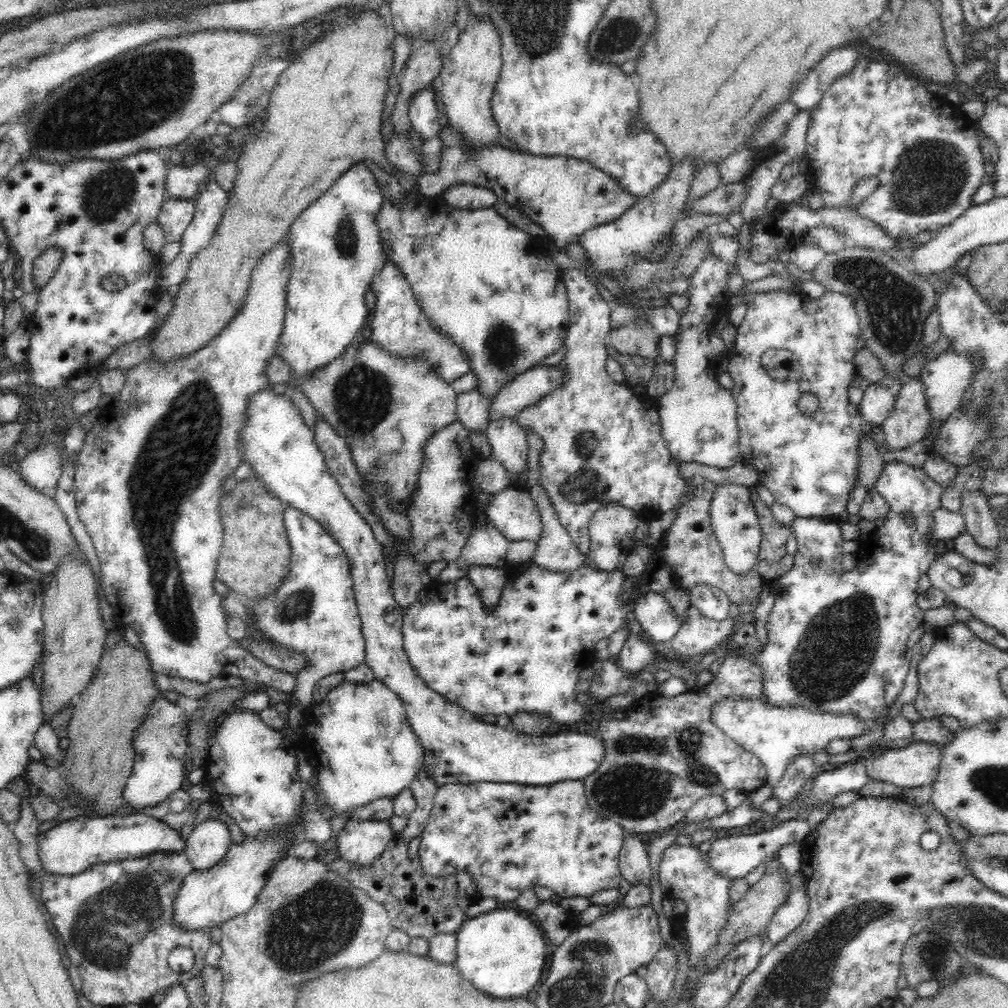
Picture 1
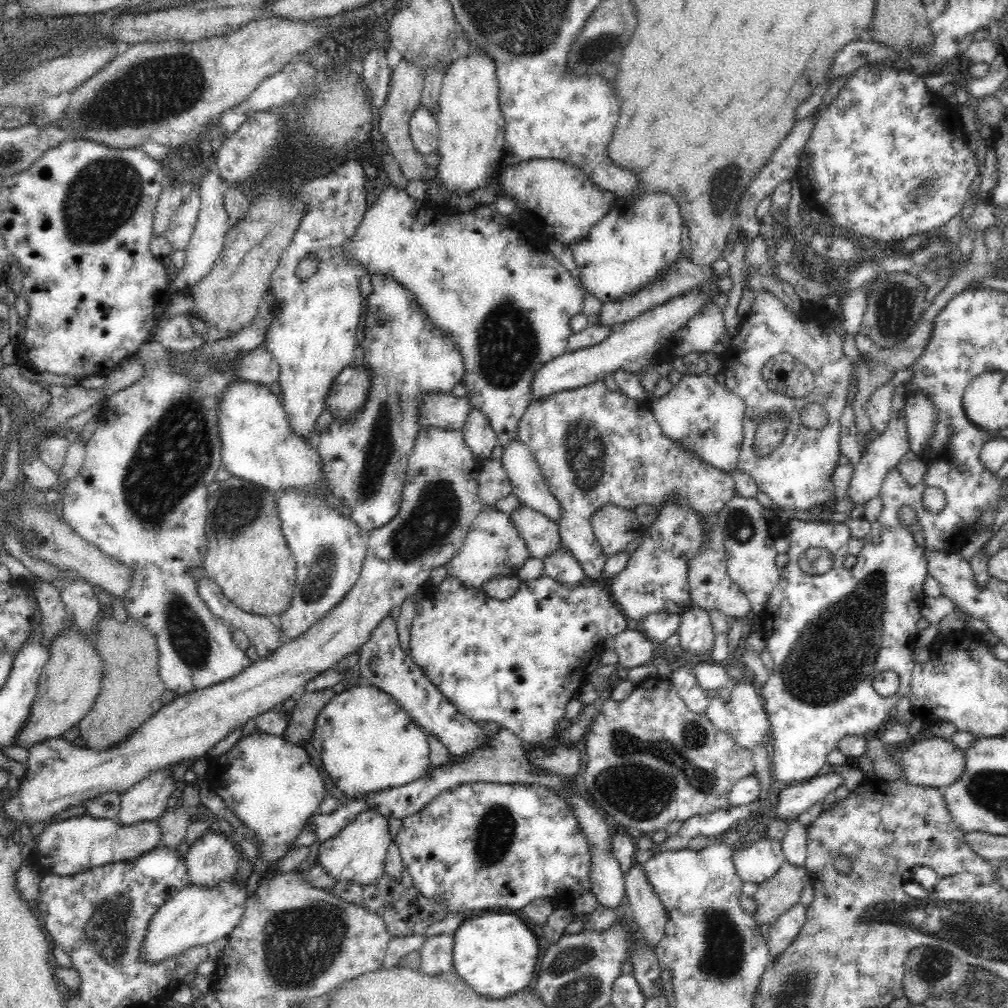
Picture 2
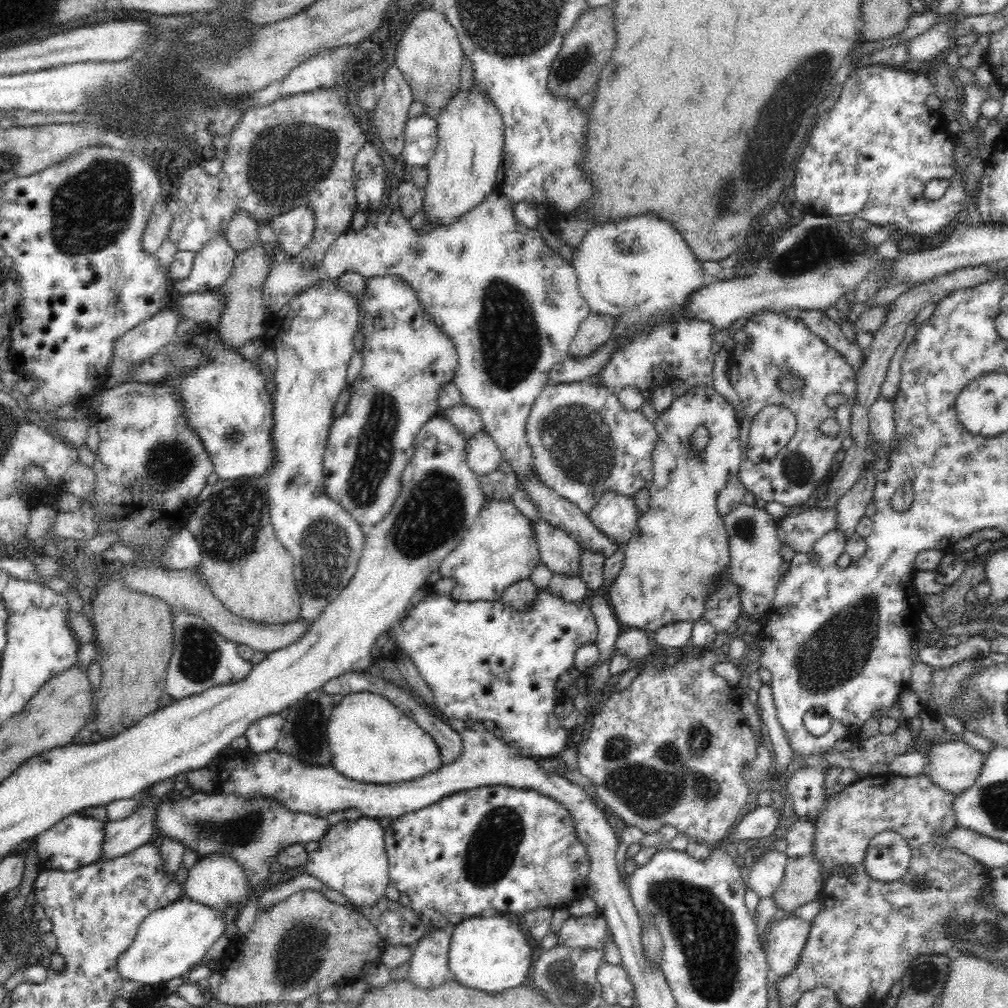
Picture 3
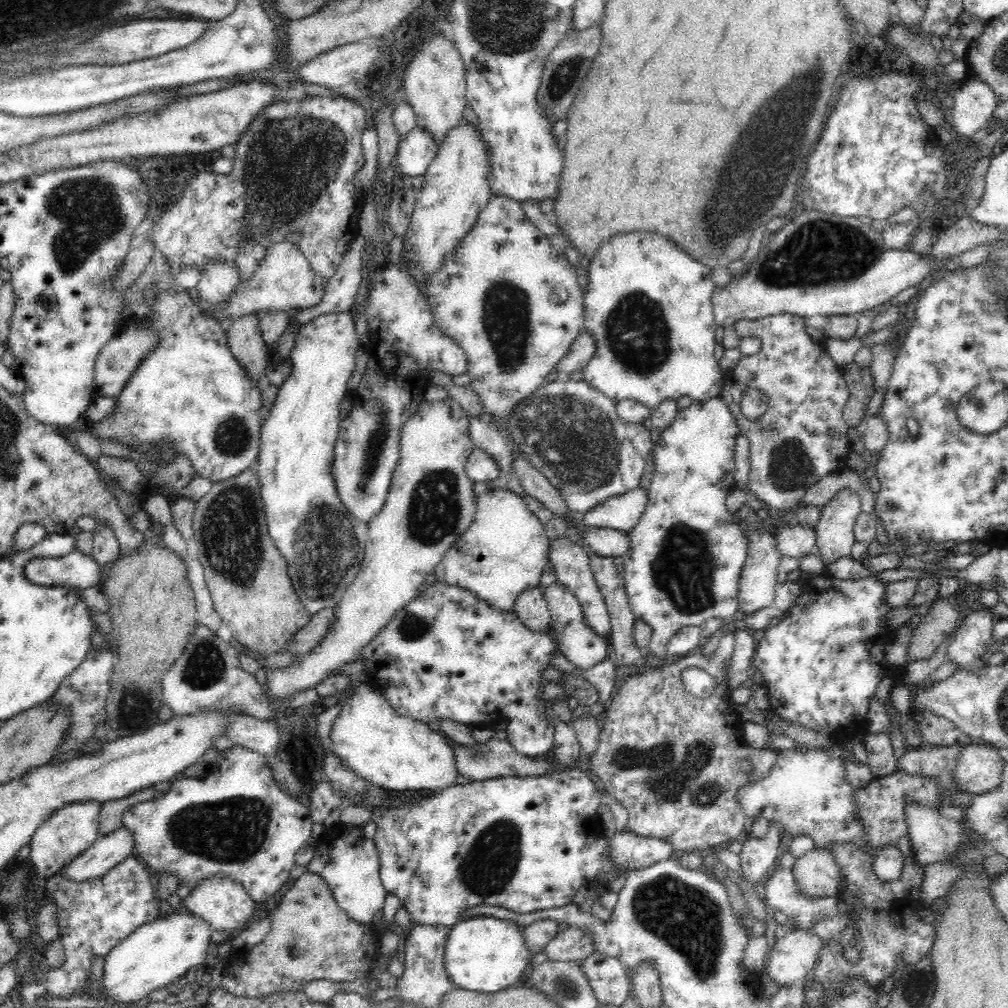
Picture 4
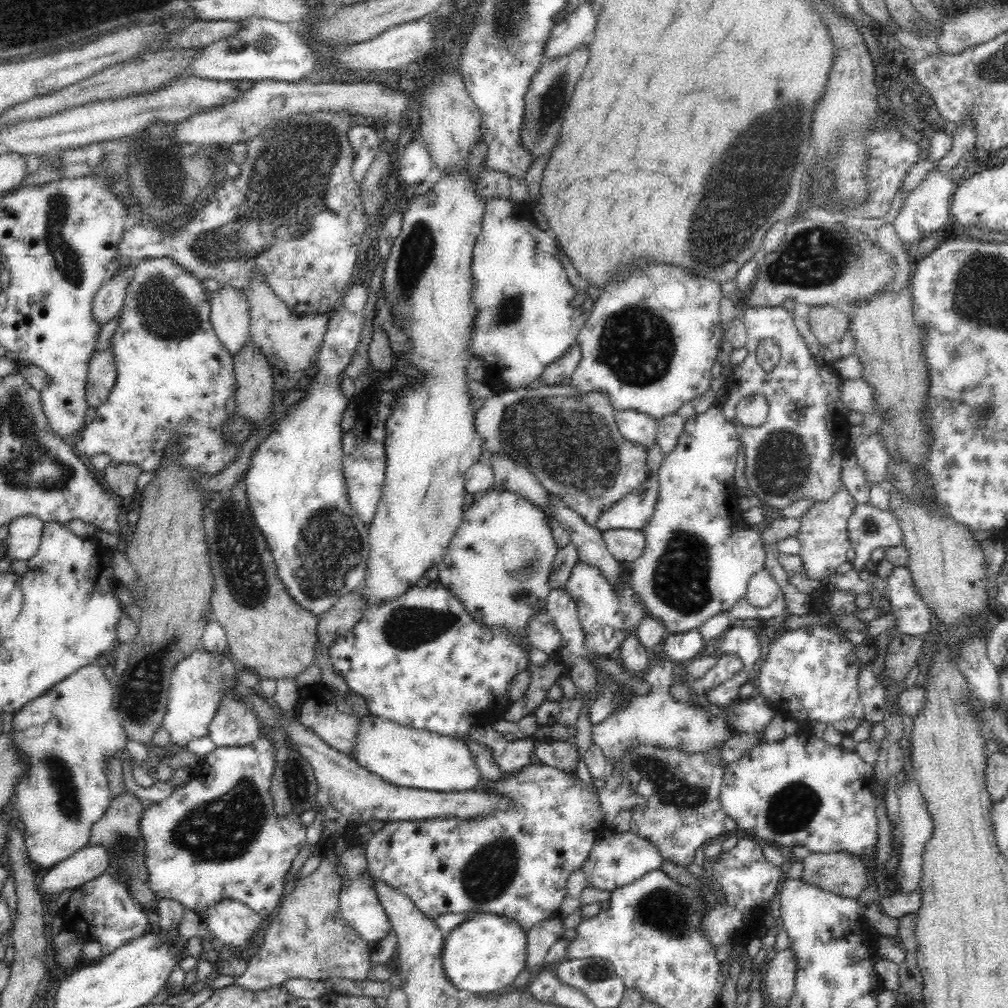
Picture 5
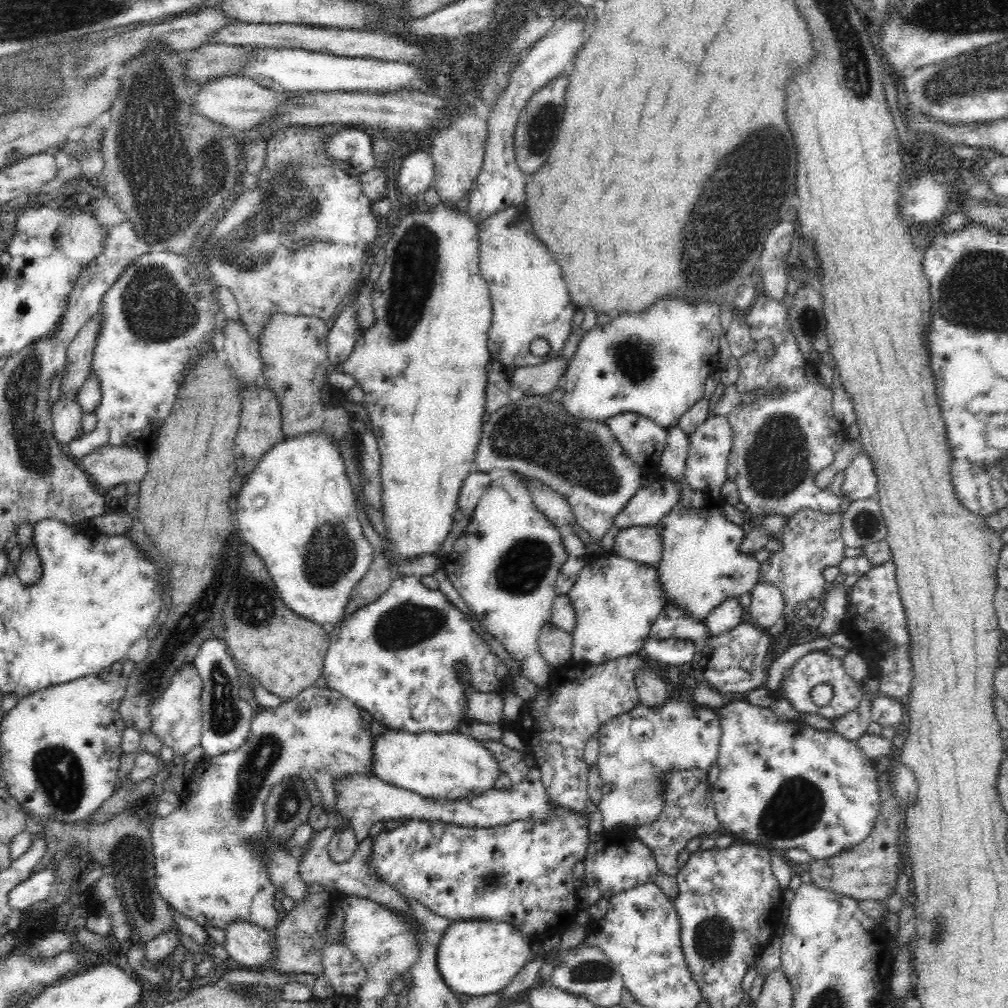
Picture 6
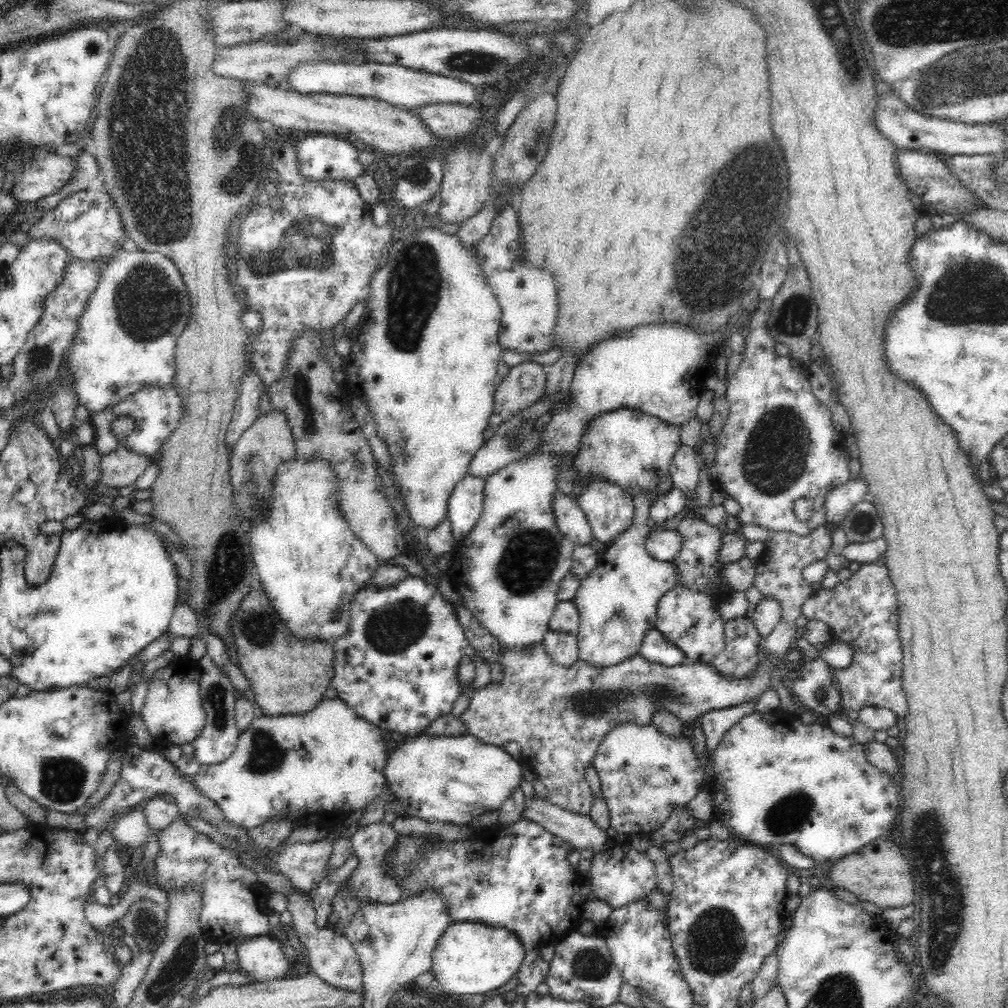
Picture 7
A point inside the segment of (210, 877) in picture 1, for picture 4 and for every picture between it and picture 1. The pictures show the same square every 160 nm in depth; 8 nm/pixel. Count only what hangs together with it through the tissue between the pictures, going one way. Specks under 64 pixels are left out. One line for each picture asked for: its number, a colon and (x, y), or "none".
2: (195, 916)
3: (171, 941)
4: (155, 954)

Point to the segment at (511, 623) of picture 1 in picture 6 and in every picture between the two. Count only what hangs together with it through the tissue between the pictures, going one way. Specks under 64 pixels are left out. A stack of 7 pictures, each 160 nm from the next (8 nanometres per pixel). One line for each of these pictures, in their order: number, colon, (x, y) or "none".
2: (518, 662)
3: (482, 660)
4: (446, 656)
5: (421, 660)
6: (394, 658)

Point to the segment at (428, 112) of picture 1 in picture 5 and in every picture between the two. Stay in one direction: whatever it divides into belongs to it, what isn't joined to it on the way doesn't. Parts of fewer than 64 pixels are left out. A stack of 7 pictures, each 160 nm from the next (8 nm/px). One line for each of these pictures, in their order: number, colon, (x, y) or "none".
2: (423, 127)
3: (420, 137)
4: (416, 150)
5: (415, 163)

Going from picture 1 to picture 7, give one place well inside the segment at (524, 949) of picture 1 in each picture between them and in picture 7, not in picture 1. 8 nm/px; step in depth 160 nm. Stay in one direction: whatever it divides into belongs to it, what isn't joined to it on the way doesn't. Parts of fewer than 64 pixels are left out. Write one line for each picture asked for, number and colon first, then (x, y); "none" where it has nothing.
2: (495, 953)
3: (490, 953)
4: (486, 954)
5: (483, 954)
6: (474, 958)
7: (469, 958)

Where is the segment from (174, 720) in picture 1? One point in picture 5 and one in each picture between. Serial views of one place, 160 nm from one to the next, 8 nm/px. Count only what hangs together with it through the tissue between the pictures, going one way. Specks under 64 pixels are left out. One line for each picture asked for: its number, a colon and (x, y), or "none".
2: (145, 802)
3: (122, 836)
4: (108, 850)
5: (87, 863)

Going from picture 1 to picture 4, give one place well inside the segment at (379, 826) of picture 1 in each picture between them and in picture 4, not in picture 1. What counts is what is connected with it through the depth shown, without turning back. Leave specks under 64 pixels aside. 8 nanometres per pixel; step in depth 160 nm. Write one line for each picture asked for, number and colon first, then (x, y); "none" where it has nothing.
2: (357, 853)
3: (351, 859)
4: (348, 862)

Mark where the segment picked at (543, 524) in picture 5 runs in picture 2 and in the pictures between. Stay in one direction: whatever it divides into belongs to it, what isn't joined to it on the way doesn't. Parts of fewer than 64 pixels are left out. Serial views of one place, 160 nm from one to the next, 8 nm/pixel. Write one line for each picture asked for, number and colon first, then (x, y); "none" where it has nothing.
2: (493, 547)
3: (500, 549)
4: (505, 548)

